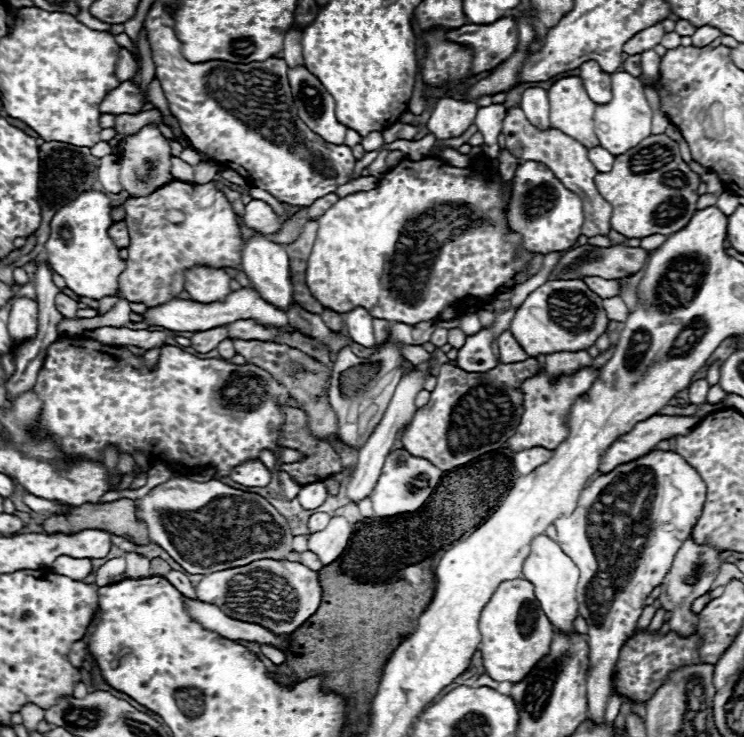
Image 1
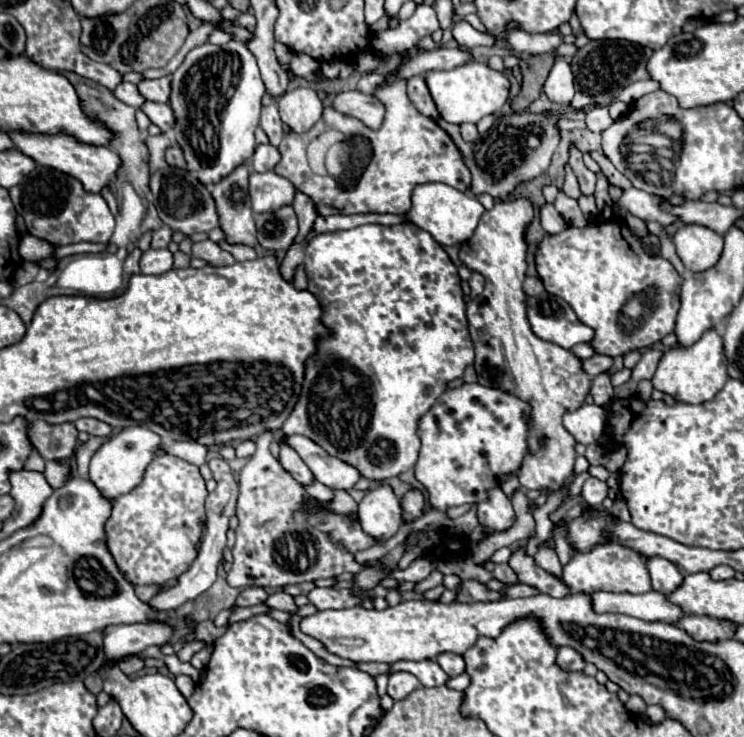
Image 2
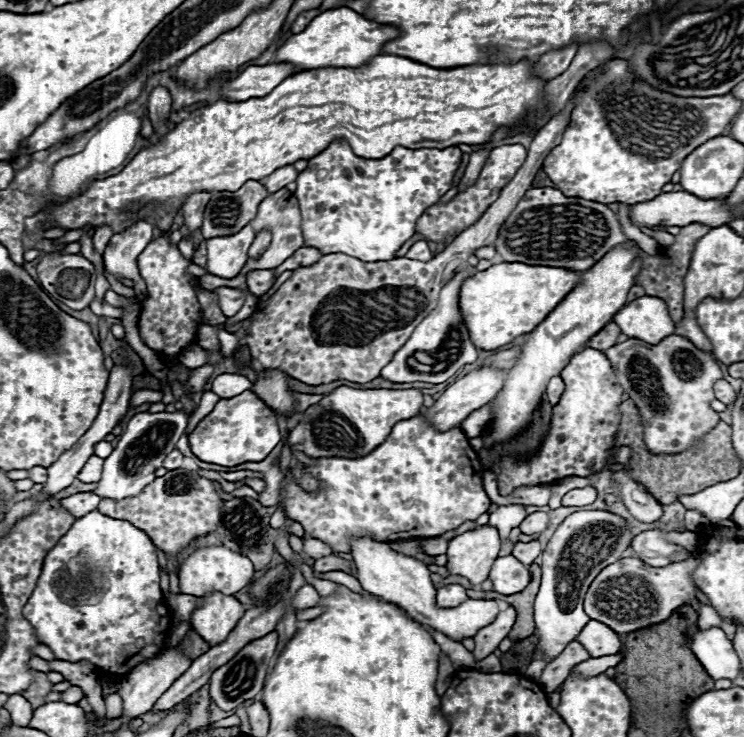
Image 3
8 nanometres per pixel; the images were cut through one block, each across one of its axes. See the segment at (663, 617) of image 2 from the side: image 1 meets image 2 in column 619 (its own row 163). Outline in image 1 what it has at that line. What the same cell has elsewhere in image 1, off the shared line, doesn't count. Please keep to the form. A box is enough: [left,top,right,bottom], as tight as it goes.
[588,146,614,172]

